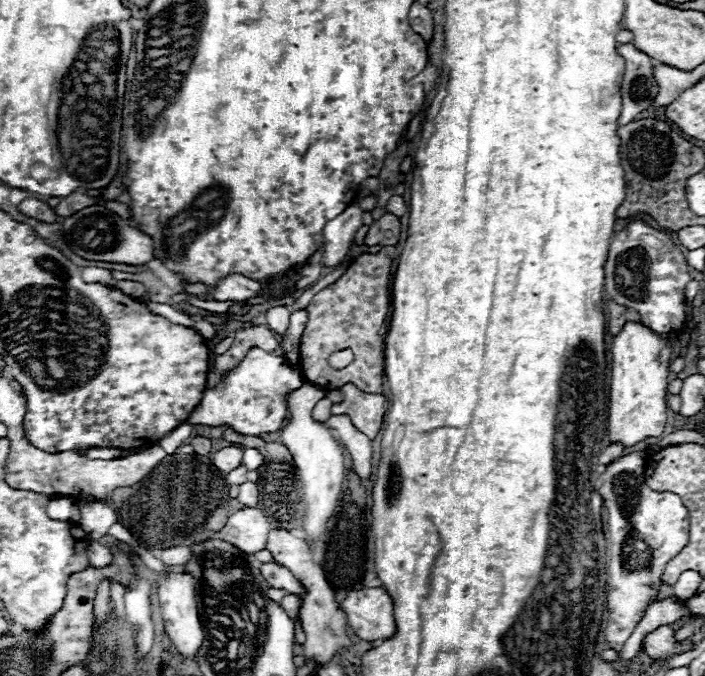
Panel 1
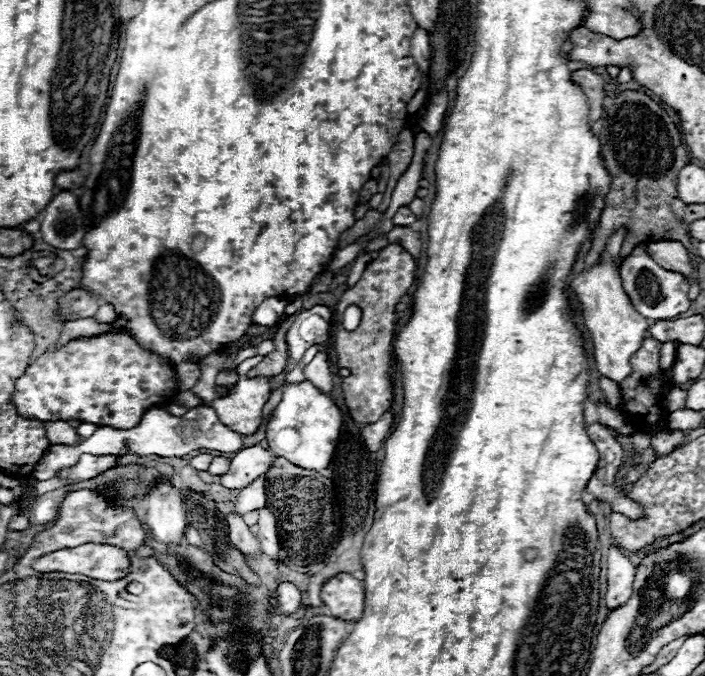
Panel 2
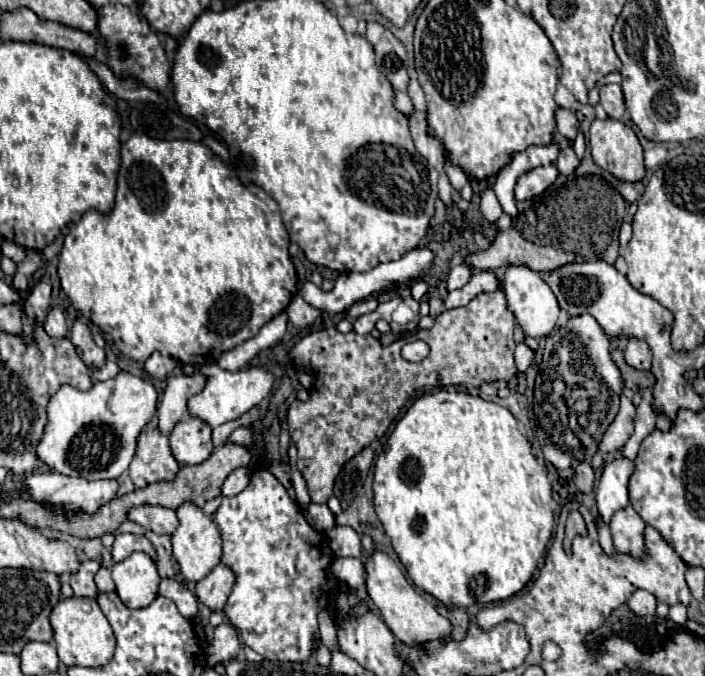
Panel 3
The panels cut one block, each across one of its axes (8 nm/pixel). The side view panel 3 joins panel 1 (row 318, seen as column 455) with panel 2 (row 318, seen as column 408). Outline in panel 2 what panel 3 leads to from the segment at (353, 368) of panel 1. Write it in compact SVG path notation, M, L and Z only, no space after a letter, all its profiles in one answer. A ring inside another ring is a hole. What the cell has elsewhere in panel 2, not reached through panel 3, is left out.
M390 244L382 248L378 258L374 258L366 266L360 282L354 288L346 290L336 306L336 322L342 320L342 312L350 304L358 304L362 308L362 320L354 332L346 332L342 324L336 324L336 334L334 334L334 350L336 350L338 366L352 370L352 374L342 380L342 392L344 392L348 412L356 422L372 424L392 406L394 394L392 394L388 368L392 364L390 352L392 352L396 324L398 324L394 306L414 284L416 270L418 270L416 260L406 250L398 244Z

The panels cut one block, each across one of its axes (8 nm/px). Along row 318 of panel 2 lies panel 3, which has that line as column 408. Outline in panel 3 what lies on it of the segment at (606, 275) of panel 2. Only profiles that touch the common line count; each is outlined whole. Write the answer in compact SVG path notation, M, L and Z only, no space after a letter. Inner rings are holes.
M374 552L366 560L366 590L380 612L386 626L392 630L392 634L406 646L422 646L432 640L446 640L452 636L452 624L448 618L436 612L436 608L426 602L404 578L400 565L394 562L384 552Z

